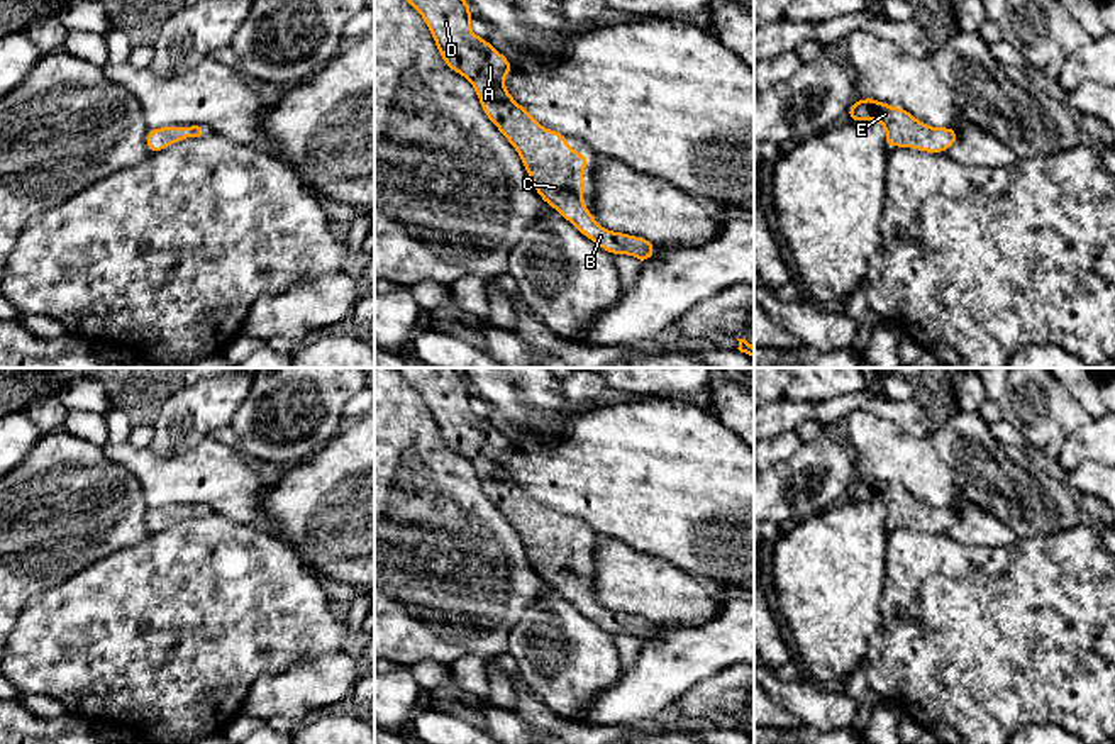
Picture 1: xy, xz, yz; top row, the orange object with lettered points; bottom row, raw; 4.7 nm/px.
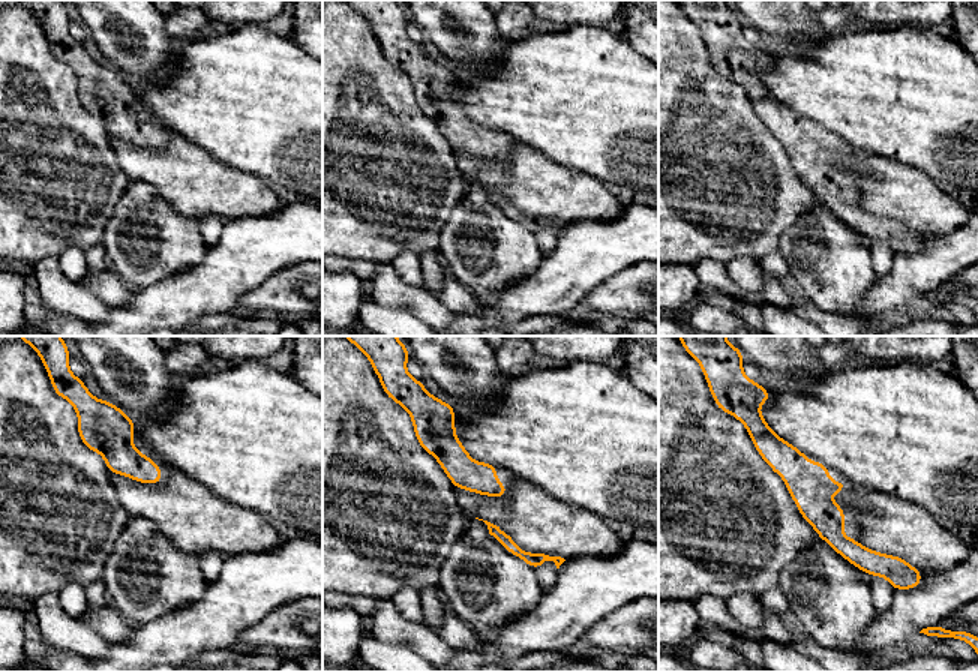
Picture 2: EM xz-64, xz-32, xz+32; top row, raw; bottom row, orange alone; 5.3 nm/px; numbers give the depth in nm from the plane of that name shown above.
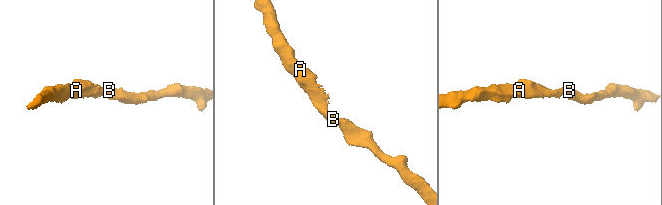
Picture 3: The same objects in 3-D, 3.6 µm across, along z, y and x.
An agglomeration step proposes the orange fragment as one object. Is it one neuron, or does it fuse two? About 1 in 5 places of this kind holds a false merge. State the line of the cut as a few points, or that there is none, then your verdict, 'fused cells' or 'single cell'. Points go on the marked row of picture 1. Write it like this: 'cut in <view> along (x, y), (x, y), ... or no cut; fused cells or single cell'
no cut; single cell

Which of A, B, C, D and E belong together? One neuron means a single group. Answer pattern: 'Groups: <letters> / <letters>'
Groups: A B C D E

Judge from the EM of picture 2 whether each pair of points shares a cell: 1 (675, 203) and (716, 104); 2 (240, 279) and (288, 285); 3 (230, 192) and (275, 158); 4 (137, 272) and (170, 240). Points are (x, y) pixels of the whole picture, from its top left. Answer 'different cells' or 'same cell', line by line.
1: same cell
2: different cells
3: different cells
4: same cell

